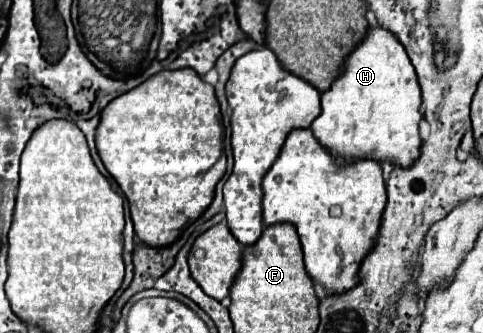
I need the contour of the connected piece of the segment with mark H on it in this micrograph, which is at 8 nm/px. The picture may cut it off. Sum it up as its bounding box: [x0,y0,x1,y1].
[310,24,422,168]

